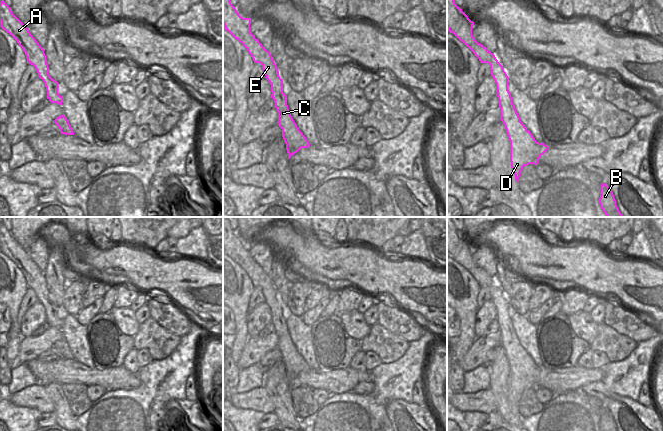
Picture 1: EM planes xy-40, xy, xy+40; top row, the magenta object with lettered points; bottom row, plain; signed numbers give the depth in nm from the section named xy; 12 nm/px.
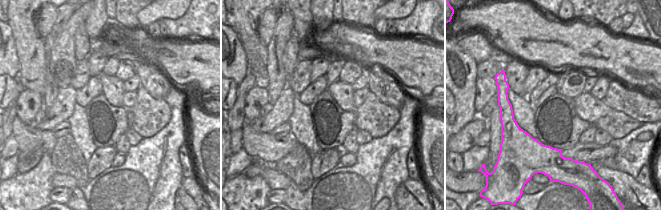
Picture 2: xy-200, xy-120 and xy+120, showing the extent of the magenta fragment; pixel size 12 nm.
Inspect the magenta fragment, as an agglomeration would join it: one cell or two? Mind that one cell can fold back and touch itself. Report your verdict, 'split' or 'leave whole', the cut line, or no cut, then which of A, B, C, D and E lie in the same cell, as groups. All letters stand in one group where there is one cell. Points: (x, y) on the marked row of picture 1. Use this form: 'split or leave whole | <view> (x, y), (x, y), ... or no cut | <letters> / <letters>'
leave whole | no cut | A B C D E

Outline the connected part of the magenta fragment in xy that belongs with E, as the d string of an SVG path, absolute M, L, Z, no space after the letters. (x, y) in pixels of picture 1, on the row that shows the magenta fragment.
M223 0L223 25L235 39L246 48L254 63L260 63L265 78L271 85L271 98L278 112L278 125L286 144L288 159L301 148L310 146L308 140L294 122L287 105L287 96L283 93L283 80L270 54L250 31L251 18L241 17L230 0Z

